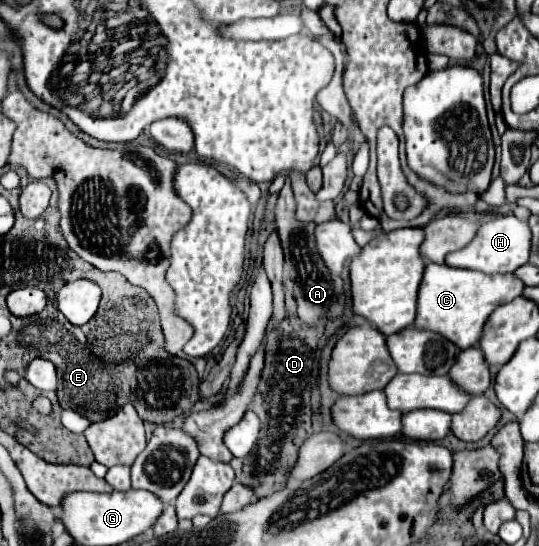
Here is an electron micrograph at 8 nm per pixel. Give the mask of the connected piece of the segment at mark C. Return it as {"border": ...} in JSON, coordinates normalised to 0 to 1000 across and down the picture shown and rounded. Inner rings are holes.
{"border":[[[798,480],[790,487],[783,527],[776,535],[776,590],[768,590],[772,601],[790,601],[801,608],[813,608],[850,630],[853,641],[883,634],[898,597],[909,582],[909,575],[946,549],[968,542],[968,513],[946,502],[898,502],[883,495],[861,495],[861,491],[839,491],[827,484],[805,484]]]}

